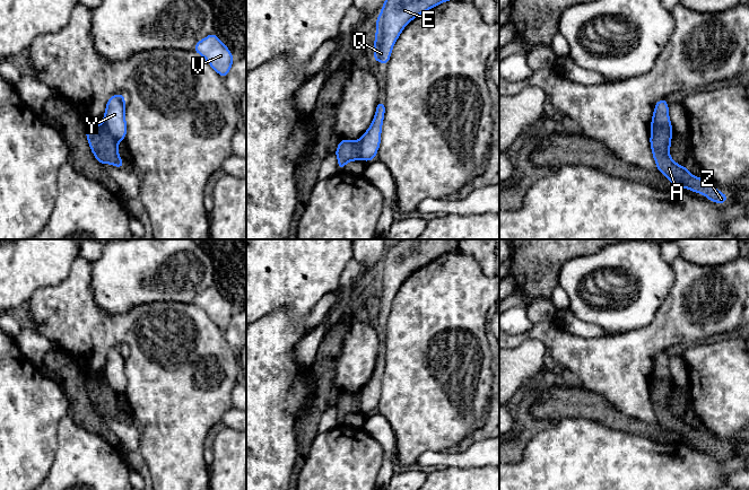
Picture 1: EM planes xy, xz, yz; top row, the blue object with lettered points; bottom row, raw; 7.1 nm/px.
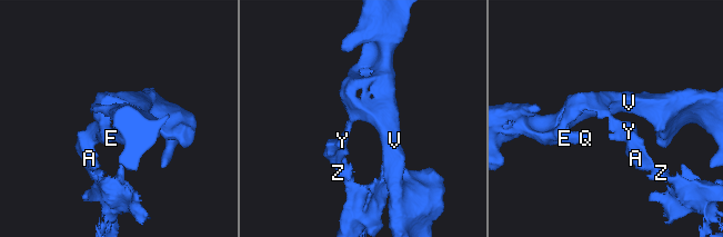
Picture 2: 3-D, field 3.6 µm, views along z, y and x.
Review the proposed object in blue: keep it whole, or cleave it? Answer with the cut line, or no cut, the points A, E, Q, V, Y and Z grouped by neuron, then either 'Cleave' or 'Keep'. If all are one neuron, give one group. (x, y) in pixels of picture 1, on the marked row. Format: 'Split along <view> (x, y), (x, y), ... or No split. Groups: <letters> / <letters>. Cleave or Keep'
Split along yz (671, 128), (655, 128), (652, 130). Groups: A Z / E Q V Y. Cleave

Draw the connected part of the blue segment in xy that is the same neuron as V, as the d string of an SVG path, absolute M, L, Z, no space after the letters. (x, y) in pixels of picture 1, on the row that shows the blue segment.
M215 33L209 34L197 42L193 51L203 56L209 65L219 73L221 78L226 78L230 71L234 58L230 50Z

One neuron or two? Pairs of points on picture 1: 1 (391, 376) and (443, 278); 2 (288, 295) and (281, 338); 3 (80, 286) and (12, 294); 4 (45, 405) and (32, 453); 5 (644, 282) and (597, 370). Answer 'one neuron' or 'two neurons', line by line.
1: one neuron
2: two neurons
3: two neurons
4: one neuron
5: two neurons

